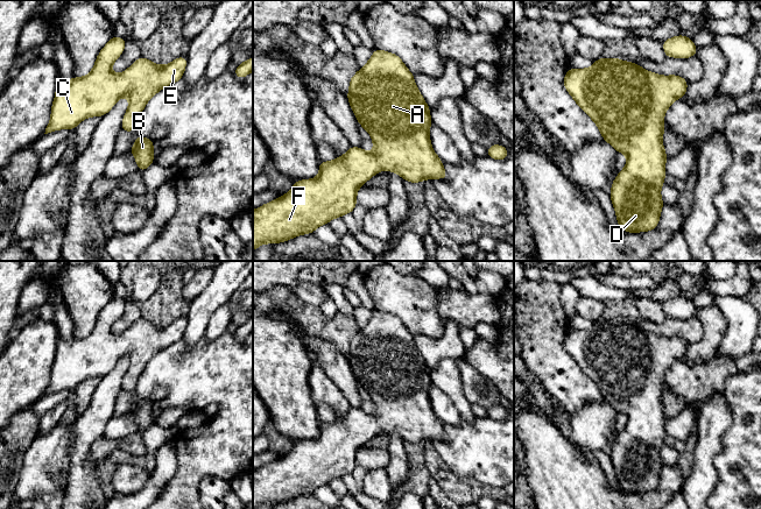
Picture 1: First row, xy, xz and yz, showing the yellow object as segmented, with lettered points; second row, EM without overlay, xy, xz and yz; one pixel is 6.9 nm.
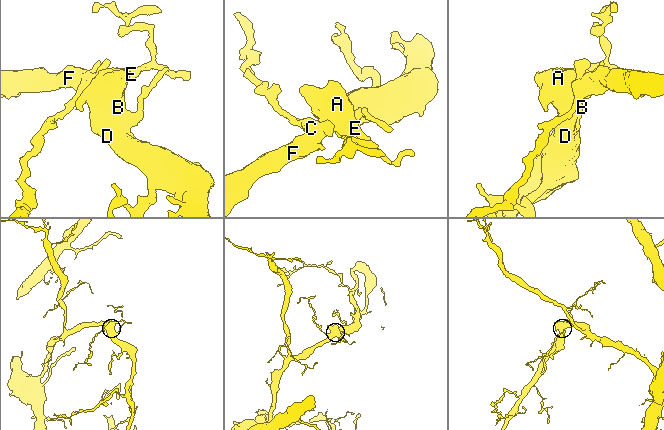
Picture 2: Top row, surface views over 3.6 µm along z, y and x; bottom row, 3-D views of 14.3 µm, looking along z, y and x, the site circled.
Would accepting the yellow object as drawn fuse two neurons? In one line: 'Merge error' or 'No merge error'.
No merge error

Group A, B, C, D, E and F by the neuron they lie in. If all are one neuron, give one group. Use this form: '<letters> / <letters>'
A B C D E F

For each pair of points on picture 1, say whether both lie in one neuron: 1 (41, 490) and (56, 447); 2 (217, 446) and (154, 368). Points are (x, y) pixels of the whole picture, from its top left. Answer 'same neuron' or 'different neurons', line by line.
1: same neuron
2: same neuron

